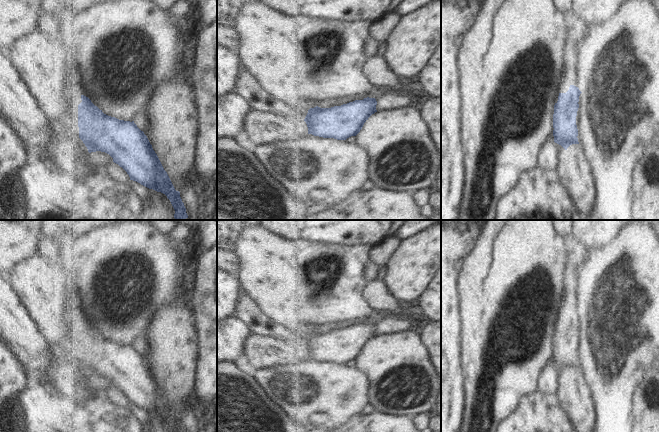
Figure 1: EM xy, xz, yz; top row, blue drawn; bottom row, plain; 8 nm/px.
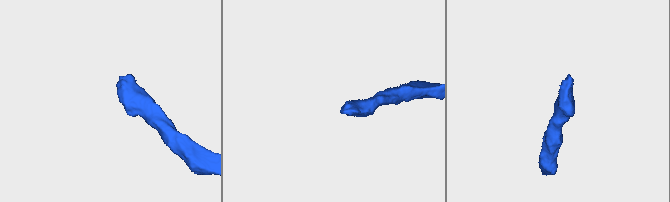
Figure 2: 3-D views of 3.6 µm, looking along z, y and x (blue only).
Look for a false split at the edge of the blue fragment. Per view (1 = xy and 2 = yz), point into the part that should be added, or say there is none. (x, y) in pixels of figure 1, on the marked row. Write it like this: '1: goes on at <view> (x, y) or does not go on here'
1: does not go on here
2: does not go on here

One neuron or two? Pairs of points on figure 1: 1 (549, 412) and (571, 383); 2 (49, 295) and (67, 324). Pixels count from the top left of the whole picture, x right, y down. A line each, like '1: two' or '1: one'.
1: two
2: two

